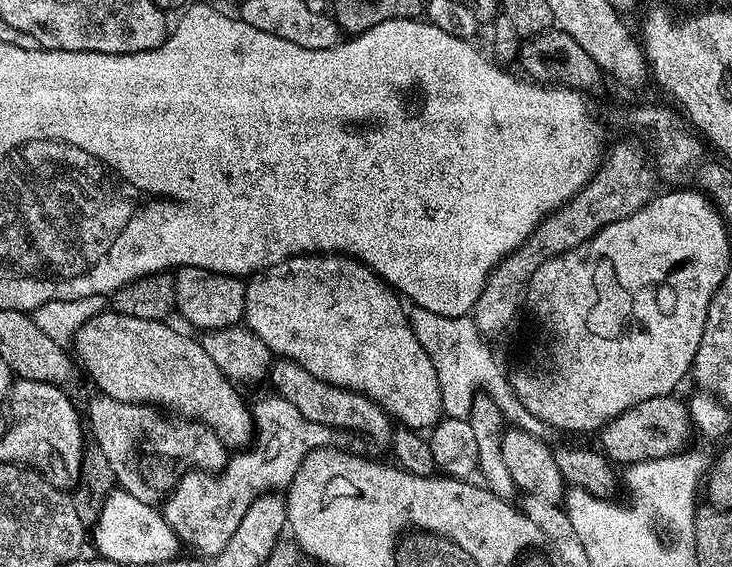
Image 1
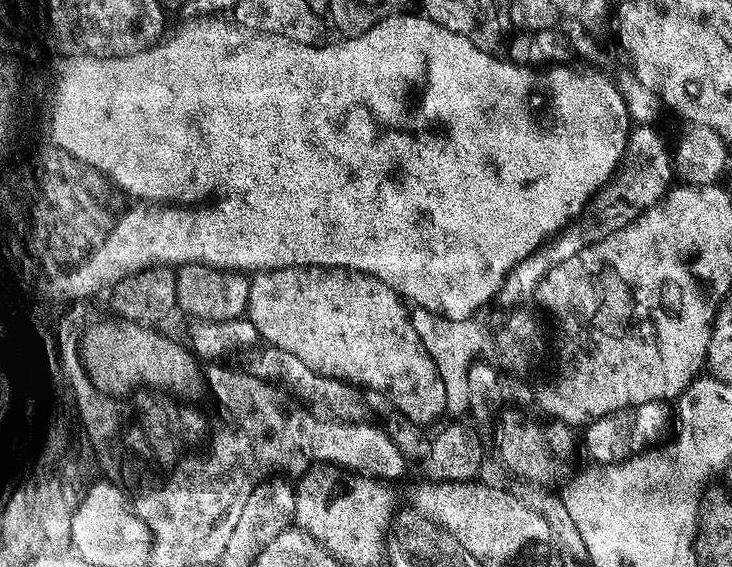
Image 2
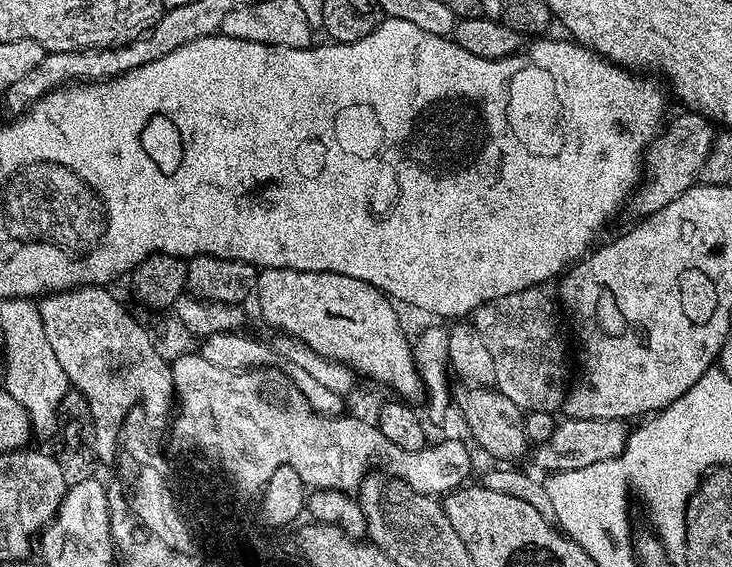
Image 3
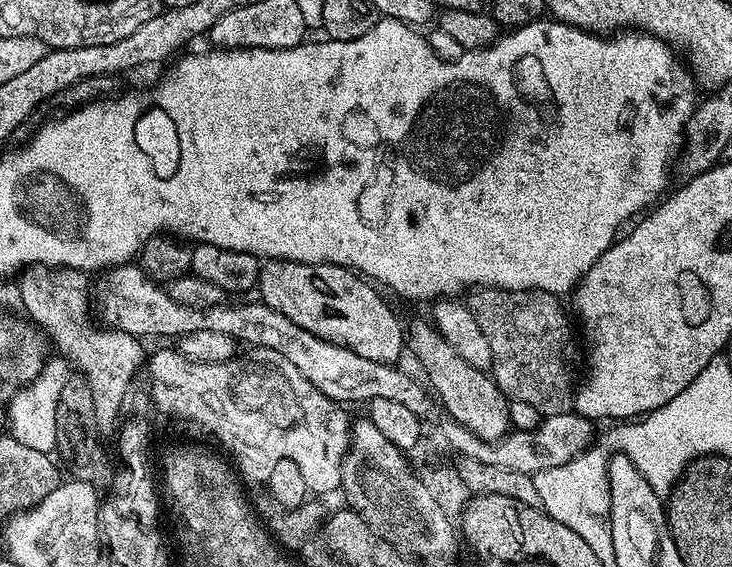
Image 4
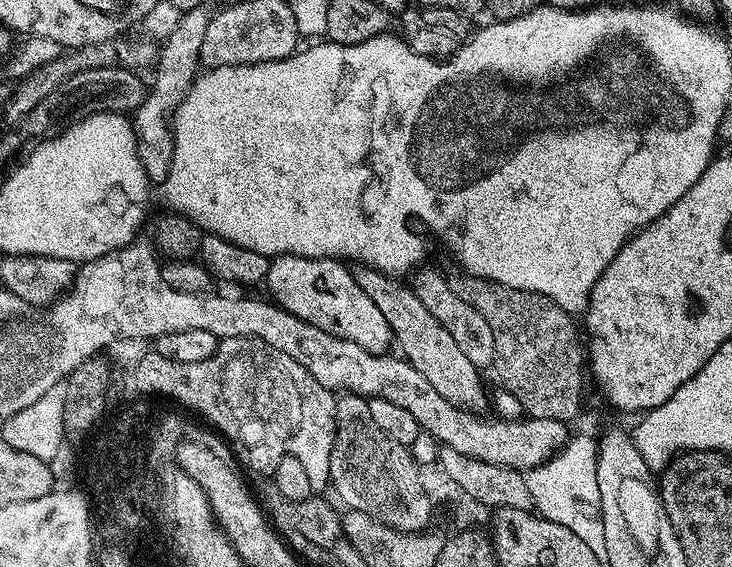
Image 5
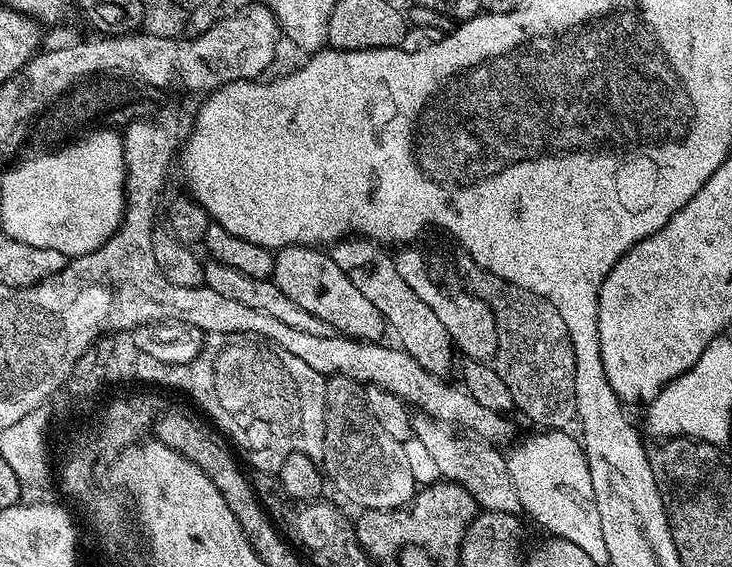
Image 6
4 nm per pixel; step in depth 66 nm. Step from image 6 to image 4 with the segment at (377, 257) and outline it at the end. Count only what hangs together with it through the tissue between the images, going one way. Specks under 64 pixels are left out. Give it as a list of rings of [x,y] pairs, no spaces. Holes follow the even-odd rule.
[[[427,319],[416,320],[406,328],[406,348],[416,355],[418,363],[424,367],[428,375],[426,384],[440,399],[440,404],[449,412],[451,419],[462,425],[470,434],[483,440],[501,440],[508,435],[510,425],[509,399],[483,368],[470,366],[464,358],[458,358],[458,353],[446,338],[436,329],[436,325]],[[425,320],[425,321],[424,321]],[[436,391],[436,392],[435,392]]]

